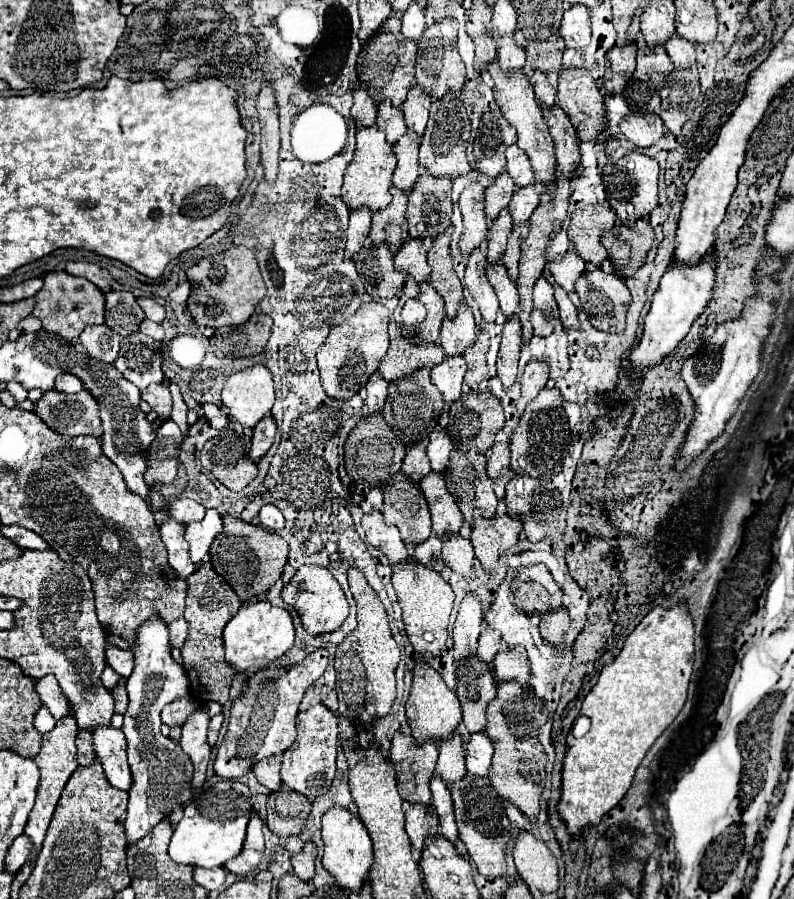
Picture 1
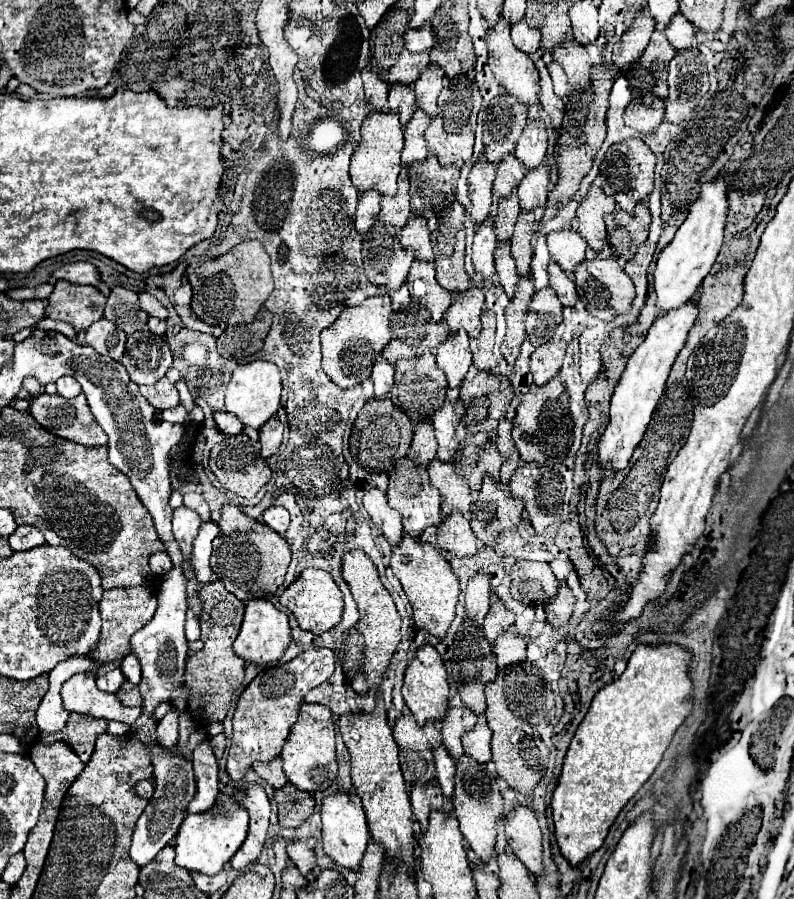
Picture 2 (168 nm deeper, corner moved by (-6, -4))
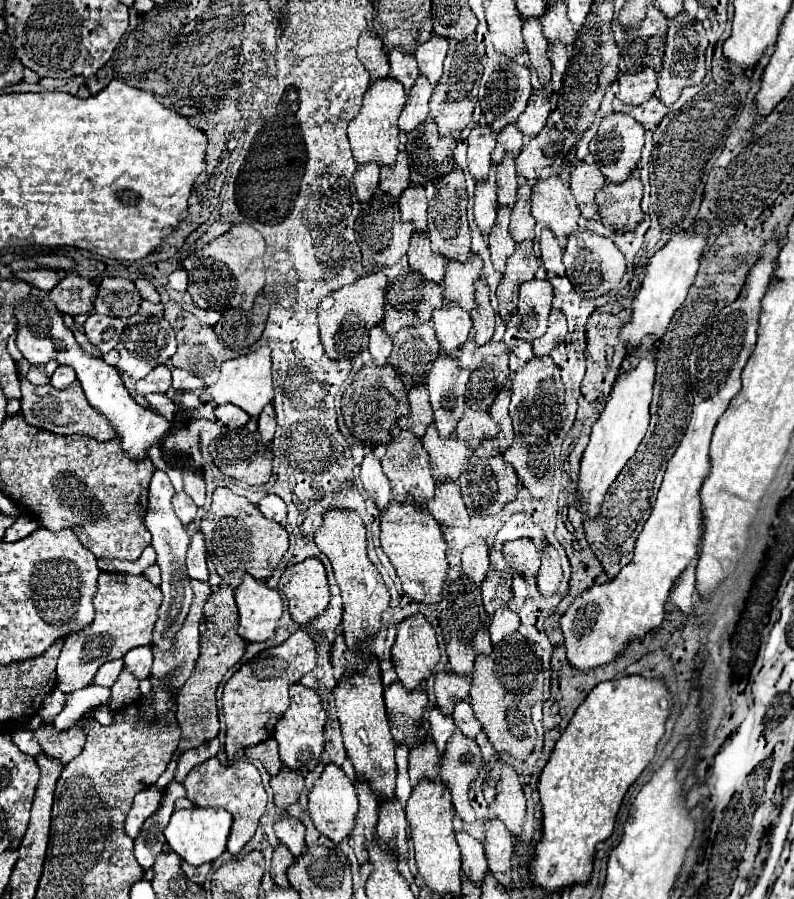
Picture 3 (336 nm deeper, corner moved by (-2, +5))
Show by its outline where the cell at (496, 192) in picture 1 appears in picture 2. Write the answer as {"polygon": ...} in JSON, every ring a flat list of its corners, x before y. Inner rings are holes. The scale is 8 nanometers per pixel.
{"polygon":[[514,154,504,156,504,160,498,162,498,174,494,180,494,196,496,198,510,196,512,188,520,184,524,174,526,174,526,168,520,164,520,160,516,160]]}

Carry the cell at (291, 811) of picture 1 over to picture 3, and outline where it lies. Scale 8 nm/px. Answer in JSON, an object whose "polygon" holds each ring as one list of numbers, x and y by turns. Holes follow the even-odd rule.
{"polygon":[[282,767,282,771,270,779,270,787,274,791,276,807,286,811,304,791,304,775,300,771,288,771,288,767]]}

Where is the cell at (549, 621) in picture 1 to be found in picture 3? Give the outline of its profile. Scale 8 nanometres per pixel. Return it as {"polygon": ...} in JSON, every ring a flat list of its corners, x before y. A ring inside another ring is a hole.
{"polygon":[[546,547,542,551,542,567,538,573,538,589,544,597,552,597,558,591,562,579,562,567,560,567,560,557,554,547]]}

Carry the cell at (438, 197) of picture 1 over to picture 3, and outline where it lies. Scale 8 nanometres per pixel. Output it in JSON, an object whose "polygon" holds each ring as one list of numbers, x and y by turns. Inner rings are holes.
{"polygon":[[432,121,422,123,416,131,410,131,406,153,410,163,410,181,430,189,454,169,456,139,440,139]]}

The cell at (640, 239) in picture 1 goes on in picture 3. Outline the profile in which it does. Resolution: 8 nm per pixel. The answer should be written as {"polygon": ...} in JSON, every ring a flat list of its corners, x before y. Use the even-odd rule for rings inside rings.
{"polygon":[[630,175,630,179,620,185,606,183,596,195,598,213,604,227,612,231,630,231,638,227,640,219,644,217,640,209,640,199,642,183,634,175]]}

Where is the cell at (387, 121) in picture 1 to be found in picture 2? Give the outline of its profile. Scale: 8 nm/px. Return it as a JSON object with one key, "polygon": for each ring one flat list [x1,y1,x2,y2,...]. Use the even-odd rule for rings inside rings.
{"polygon":[[392,84,390,94,388,94,388,106,400,114,402,126,412,118,414,108,416,108,416,96,412,92,412,84]]}

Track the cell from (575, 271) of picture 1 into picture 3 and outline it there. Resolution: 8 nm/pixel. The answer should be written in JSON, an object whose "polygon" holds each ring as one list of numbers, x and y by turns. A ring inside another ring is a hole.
{"polygon":[[548,177,540,179,532,191,532,217,536,223,548,227,562,239,578,231,580,211,572,199,570,187,566,187,558,177]]}

